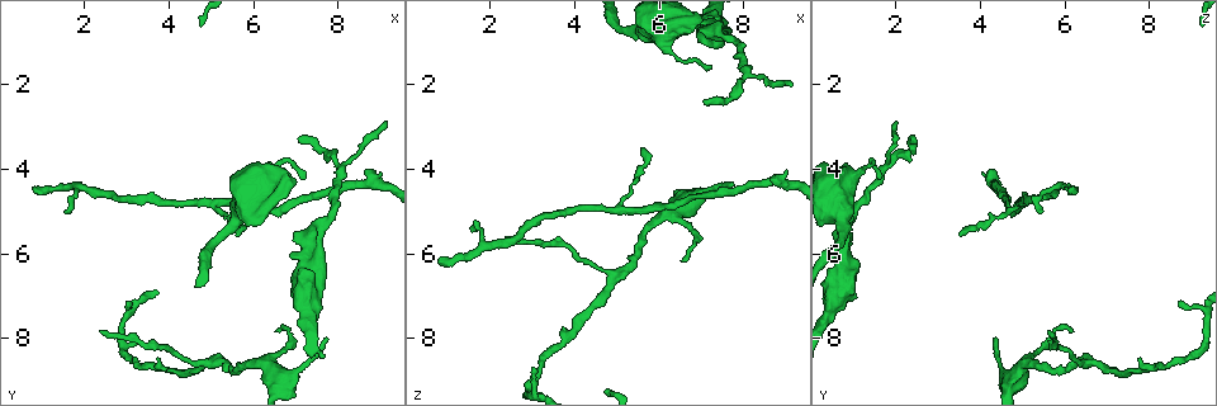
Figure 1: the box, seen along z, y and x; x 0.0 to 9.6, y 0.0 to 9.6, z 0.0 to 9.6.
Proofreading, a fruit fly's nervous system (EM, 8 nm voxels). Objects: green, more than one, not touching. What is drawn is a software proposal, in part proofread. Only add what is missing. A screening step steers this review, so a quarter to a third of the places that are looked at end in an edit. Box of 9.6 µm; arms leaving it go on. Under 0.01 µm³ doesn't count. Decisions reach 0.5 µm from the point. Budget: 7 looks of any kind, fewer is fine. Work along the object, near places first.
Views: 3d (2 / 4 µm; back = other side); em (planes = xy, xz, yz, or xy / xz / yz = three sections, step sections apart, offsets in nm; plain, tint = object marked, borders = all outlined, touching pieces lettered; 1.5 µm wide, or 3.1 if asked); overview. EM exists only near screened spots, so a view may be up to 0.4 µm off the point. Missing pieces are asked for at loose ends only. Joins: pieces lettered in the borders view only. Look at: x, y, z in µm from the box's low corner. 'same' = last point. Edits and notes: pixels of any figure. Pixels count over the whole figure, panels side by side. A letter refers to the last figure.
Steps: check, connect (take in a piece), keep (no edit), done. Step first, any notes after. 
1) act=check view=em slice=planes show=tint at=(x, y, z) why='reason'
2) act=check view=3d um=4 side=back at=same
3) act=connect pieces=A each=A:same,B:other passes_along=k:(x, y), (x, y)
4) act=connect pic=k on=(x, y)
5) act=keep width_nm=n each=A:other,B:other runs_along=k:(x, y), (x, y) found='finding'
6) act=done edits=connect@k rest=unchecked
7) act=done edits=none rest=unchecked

act=check view=em slice=planes show=borders at=(6.55, 7.80, 6.20) why='free end'

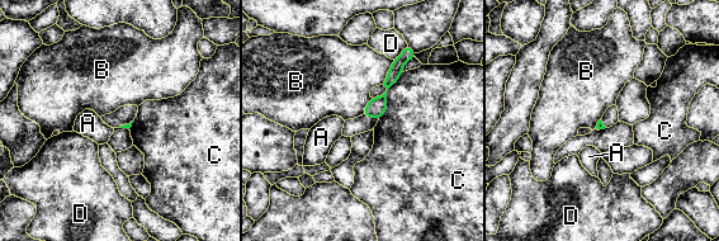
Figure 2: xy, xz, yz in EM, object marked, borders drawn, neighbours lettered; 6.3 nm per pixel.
act=keep each=A:other,B:other,C:other,D:other border=2:(393, 60), (382, 84) found='no lettered piece goes on from it'

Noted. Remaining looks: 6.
act=check view=3d um=2 at=(1.50, 5.00, 5.55) why='an open end'

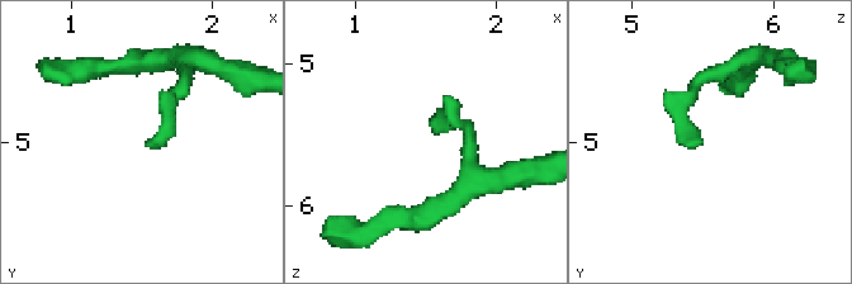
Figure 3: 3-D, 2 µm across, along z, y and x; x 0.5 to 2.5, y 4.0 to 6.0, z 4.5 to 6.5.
act=check view=em slice=xy step=4 show=tint at=(1.54, 5.02, 5.50) why='now the EM'

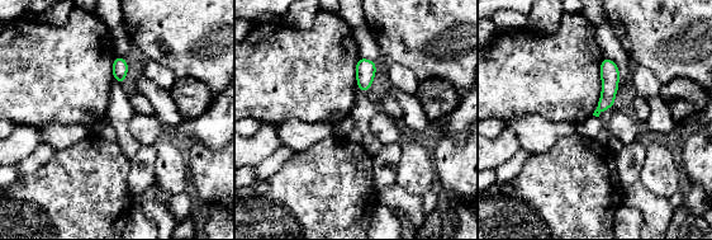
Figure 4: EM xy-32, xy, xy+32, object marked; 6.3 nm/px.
act=check view=em slice=yz step=8 show=borders at=same

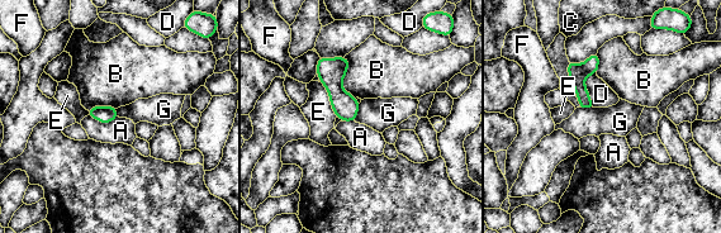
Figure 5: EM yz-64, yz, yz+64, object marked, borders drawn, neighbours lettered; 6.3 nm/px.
act=keep each=A:other,B:other,C:other,D:other,E:other,F:other,G:other border=5:(88, 115), (104, 123), (118, 117) found='no lettered piece goes on from it'

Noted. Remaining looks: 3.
act=check view=em slice=planes show=plain at=(7.15, 4.20, 1.70) why='thin end'

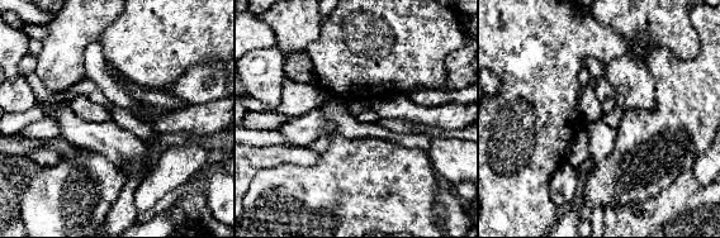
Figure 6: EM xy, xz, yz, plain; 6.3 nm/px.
act=check view=em slice=planes show=borders at=same

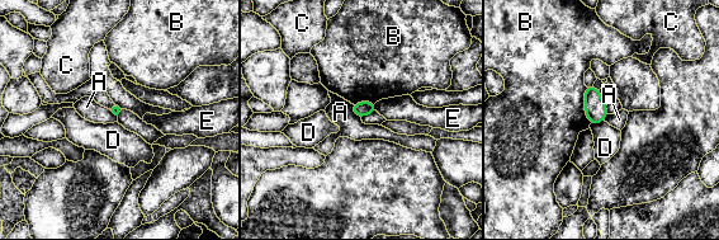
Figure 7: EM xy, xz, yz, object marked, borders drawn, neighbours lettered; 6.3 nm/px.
act=keep longest_contact=B:240nm each=A:other,B:other,C:other,D:other,E:other border=7:(351, 104), (353, 112), (360, 118) found='no lettered piece goes on from it'

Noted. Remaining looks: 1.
act=done edits=none rest=unchecked

